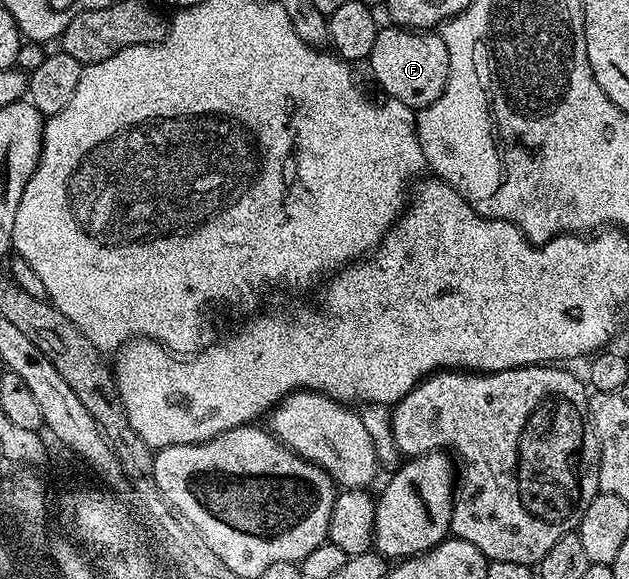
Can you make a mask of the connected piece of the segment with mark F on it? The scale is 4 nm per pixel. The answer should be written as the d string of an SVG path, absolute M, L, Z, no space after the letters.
M399 26L381 27L374 38L374 50L370 50L366 64L372 67L372 76L380 83L387 99L402 102L407 108L419 110L430 106L444 92L450 70L450 54L446 42L432 30L409 30Z

